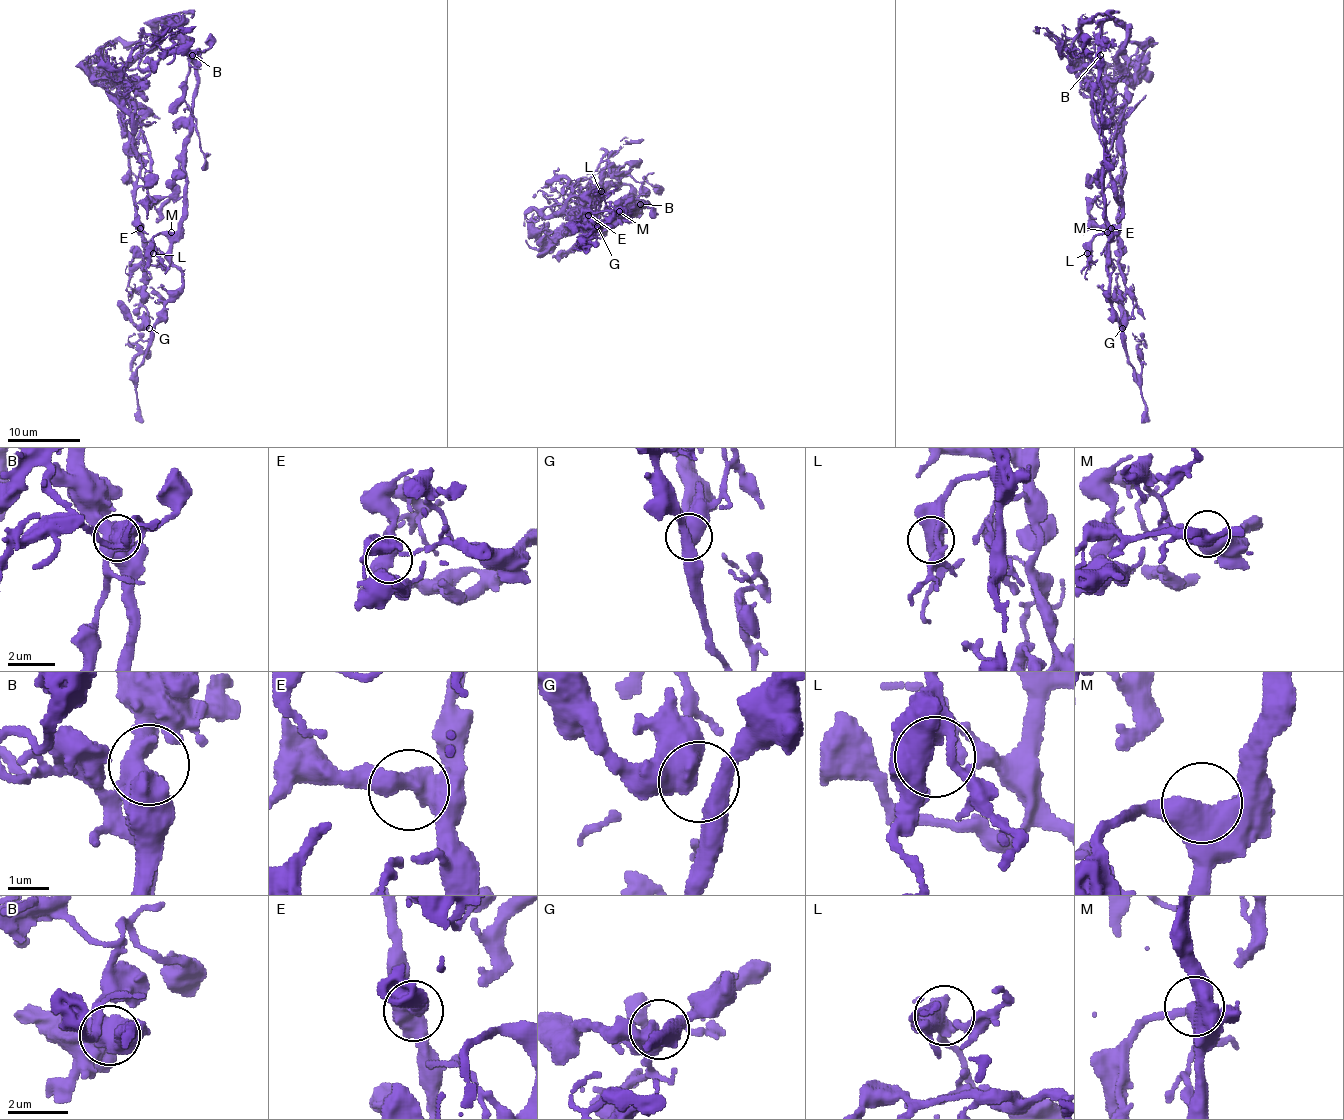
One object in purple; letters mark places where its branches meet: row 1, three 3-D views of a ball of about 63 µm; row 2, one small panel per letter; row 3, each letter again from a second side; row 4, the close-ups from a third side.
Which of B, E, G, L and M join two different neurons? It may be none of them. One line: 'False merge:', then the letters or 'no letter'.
False merge: no letter

